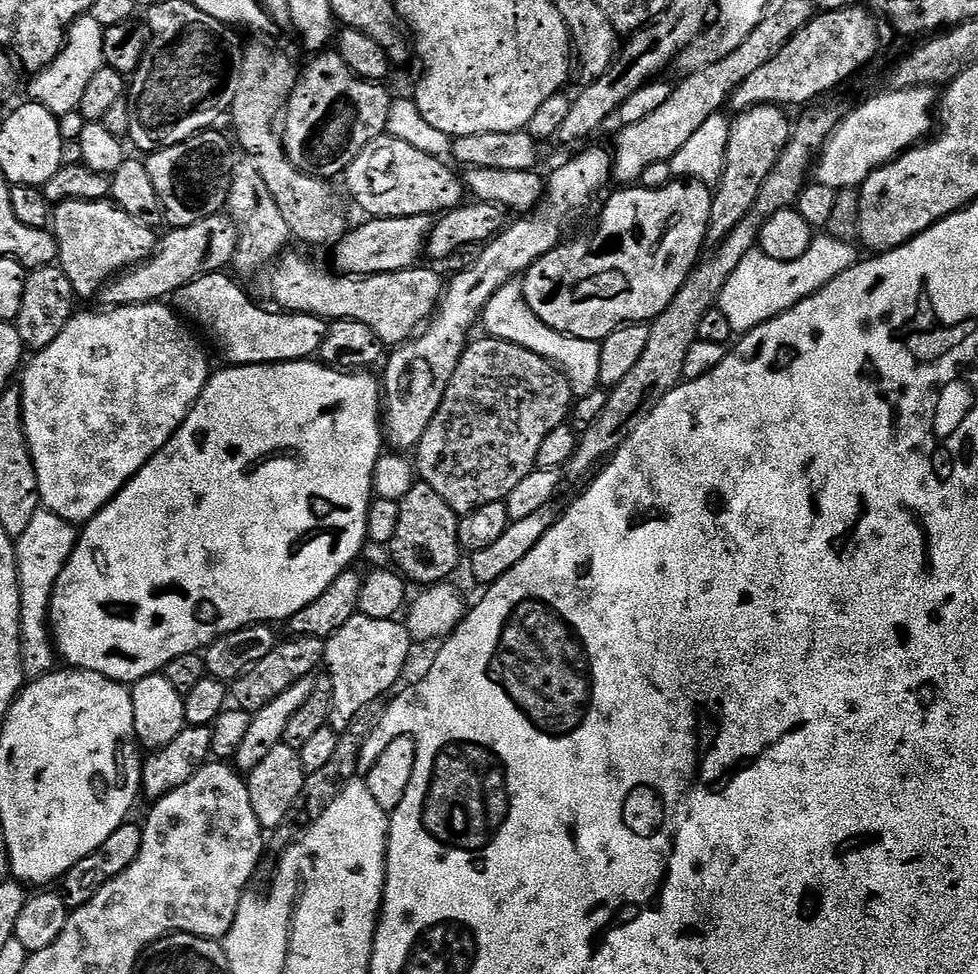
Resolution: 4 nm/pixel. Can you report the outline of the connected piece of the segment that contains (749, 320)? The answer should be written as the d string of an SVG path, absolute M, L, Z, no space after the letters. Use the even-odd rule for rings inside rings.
M820 234L813 239L802 258L790 262L775 260L759 250L746 253L742 262L738 262L738 270L730 274L718 301L718 307L722 314L726 314L733 333L753 332L758 325L790 310L807 296L825 288L831 280L838 278L838 274L850 270L858 260L852 247L849 241Z

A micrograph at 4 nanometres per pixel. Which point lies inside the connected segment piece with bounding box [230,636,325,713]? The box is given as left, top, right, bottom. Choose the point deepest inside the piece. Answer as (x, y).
(291, 660)

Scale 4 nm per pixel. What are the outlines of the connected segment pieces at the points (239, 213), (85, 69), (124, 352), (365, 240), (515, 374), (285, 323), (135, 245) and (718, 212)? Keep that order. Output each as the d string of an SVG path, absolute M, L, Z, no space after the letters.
M251 166L243 167L231 173L226 205L227 215L238 233L236 252L232 256L230 265L231 271L237 277L252 276L260 271L263 273L290 244L290 241L284 237L286 218L276 213L276 203L270 190L266 190L266 182L262 182L260 175Z
M92 15L80 17L72 23L64 48L56 56L56 61L49 68L43 68L35 73L32 85L28 92L33 101L46 110L50 110L59 118L62 114L70 114L77 111L82 102L82 94L86 94L86 86L90 86L90 78L98 74L98 70L105 67L104 62L104 28L98 22L94 22Z
M167 303L121 304L109 307L104 311L108 312L77 311L73 315L72 321L66 326L66 330L62 330L62 334L58 334L58 338L54 338L54 342L50 342L50 346L35 353L27 361L22 372L22 379L18 384L22 398L22 410L24 411L26 442L38 478L40 503L47 511L58 514L58 518L67 520L73 526L83 526L89 520L94 519L138 475L142 466L146 466L146 462L150 462L150 458L154 458L154 454L158 454L158 450L162 450L162 446L166 446L166 442L172 440L172 435L187 418L189 408L196 403L196 399L199 398L202 390L208 384L210 375L208 356L206 353L200 352L199 342L192 337L191 330L193 331L193 329Z
M403 216L402 218L368 218L363 221L356 229L345 231L344 235L336 241L331 249L332 260L335 271L345 276L373 276L383 272L401 272L403 268L411 268L417 263L416 260L422 256L425 249L428 235L432 233L434 223L432 216Z
M473 339L465 347L462 358L446 386L446 394L442 398L438 410L434 414L430 426L426 426L426 434L422 434L419 444L414 449L414 468L418 473L419 479L423 483L430 485L434 490L434 494L442 497L458 514L472 512L476 508L486 506L487 503L507 501L510 490L514 490L514 486L518 486L518 482L522 482L522 478L526 478L531 472L537 471L536 459L538 458L538 449L541 448L542 441L546 439L546 434L550 434L550 430L562 426L569 419L574 403L572 388L568 385L568 379L565 378L563 372L555 364L550 363L549 360L543 360L538 354L534 354L522 346L514 346L505 340L483 339Z
M227 271L211 272L179 288L170 300L181 317L204 327L205 334L216 343L217 350L228 359L225 361L229 365L285 364L291 360L307 360L319 353L328 333L325 321L317 316L289 314L283 310L267 312L235 282Z
M111 199L71 200L55 205L50 231L56 238L58 266L70 278L70 286L81 301L99 293L117 274L148 259L156 250L158 236L153 229L130 218Z
M756 104L735 113L728 130L728 145L724 155L724 173L714 185L710 222L708 223L709 245L720 244L746 216L762 190L762 182L774 170L780 152L788 145L790 116L783 107L774 104Z

